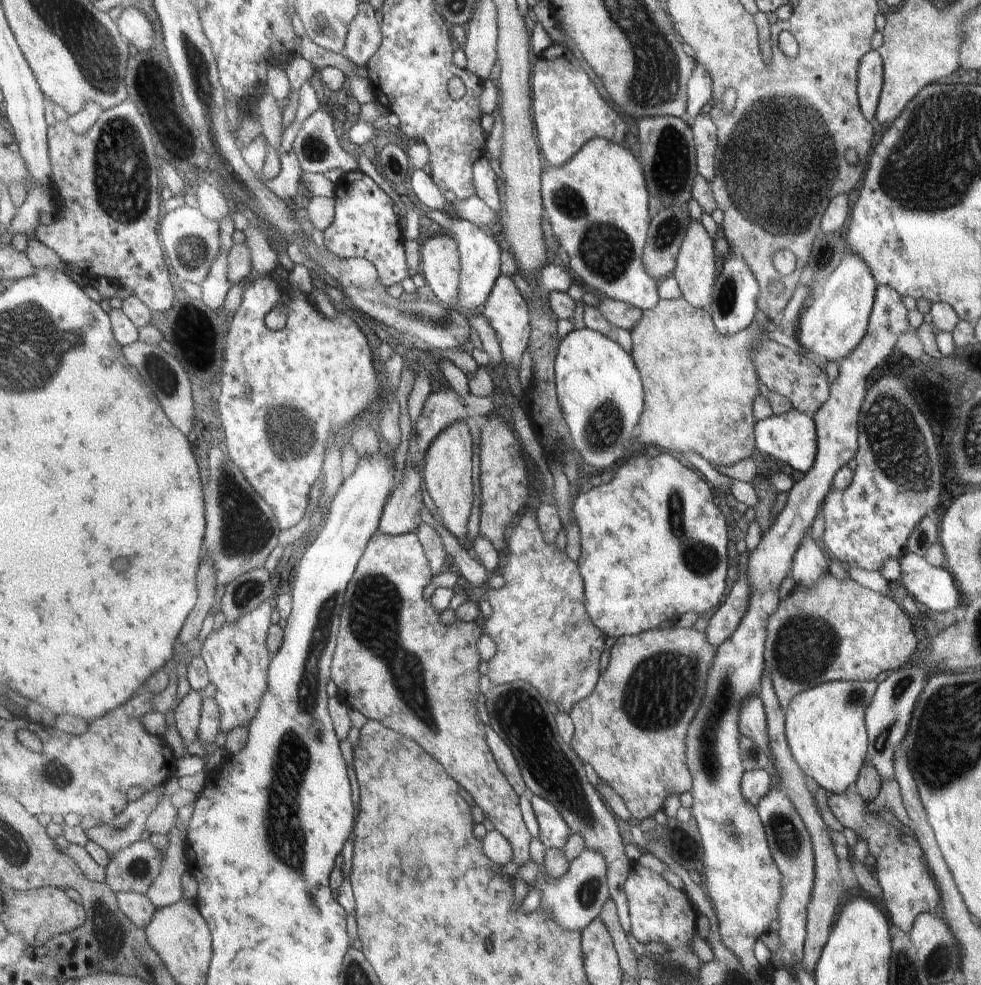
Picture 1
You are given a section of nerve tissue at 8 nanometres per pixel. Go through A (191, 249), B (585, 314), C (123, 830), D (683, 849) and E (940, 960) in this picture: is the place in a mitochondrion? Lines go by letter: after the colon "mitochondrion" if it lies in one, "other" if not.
A: mitochondrion
B: other
C: mitochondrion
D: other
E: mitochondrion

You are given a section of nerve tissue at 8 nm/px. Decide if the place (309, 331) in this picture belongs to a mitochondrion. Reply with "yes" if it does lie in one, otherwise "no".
no

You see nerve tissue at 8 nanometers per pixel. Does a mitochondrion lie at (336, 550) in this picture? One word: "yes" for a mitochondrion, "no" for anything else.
no

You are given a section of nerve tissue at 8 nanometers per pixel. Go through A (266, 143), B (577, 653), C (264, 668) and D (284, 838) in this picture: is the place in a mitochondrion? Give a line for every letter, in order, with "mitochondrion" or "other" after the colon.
A: other
B: other
C: other
D: mitochondrion

